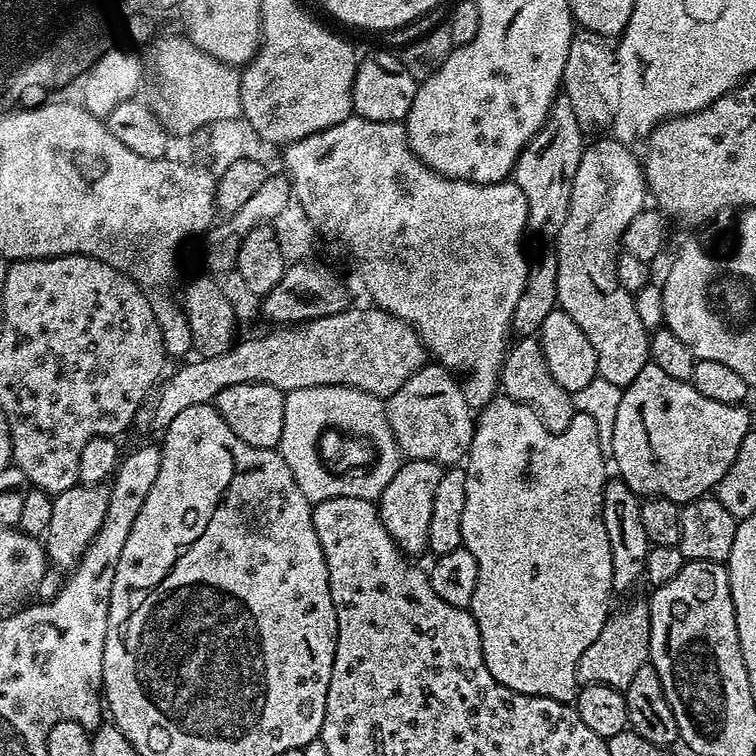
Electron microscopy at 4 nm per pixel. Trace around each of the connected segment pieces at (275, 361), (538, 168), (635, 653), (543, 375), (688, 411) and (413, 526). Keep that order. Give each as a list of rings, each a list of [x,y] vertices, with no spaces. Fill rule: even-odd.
[[[350,306],[345,312],[323,316],[287,330],[272,330],[265,336],[244,340],[217,357],[189,359],[172,377],[159,385],[148,412],[148,424],[163,430],[186,410],[186,406],[212,404],[226,386],[265,384],[285,394],[318,386],[346,386],[387,398],[406,386],[406,378],[429,363],[430,353],[402,318],[381,308]],[[168,380],[168,381],[167,381]],[[160,392],[160,393],[159,393]]]
[[[565,95],[556,97],[552,109],[543,126],[526,142],[526,146],[518,154],[516,167],[512,169],[511,179],[515,180],[518,190],[526,194],[528,203],[527,231],[536,236],[555,238],[560,235],[566,222],[566,214],[570,210],[570,190],[574,170],[578,170],[578,162],[586,147],[586,133],[579,128],[574,110],[568,104]]]
[[[643,599],[626,605],[621,612],[613,611],[606,626],[602,626],[602,631],[598,633],[598,638],[594,638],[594,642],[586,646],[582,658],[578,658],[577,685],[601,684],[621,690],[628,688],[635,672],[643,664],[649,663],[651,617],[647,603]]]
[[[536,336],[517,339],[509,347],[500,368],[500,388],[503,395],[533,408],[540,415],[540,421],[552,432],[565,432],[576,416],[572,393],[562,390],[562,386],[554,382],[554,374],[550,374],[550,366],[546,366],[546,358]]]
[[[649,363],[642,366],[642,371],[634,382],[623,389],[618,414],[614,421],[613,454],[619,479],[630,486],[641,498],[661,496],[678,505],[686,505],[691,500],[709,495],[720,483],[720,479],[730,470],[742,442],[754,426],[752,416],[747,407],[726,402],[713,402],[698,394],[691,382],[670,378],[662,366]]]
[[[409,460],[401,463],[400,469],[390,478],[390,486],[382,490],[378,501],[382,526],[400,546],[401,552],[424,552],[430,538],[430,513],[434,510],[434,489],[442,478],[444,468],[433,460]]]

